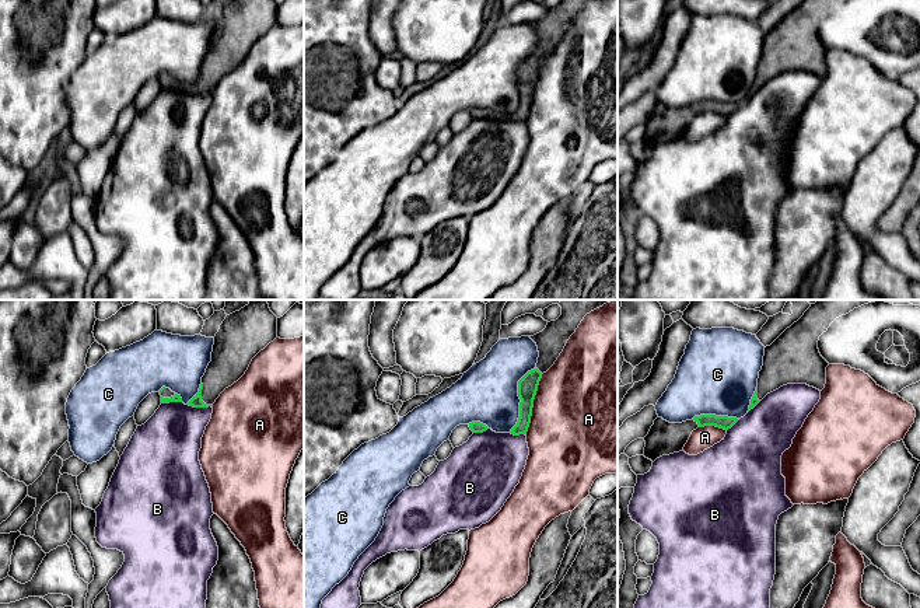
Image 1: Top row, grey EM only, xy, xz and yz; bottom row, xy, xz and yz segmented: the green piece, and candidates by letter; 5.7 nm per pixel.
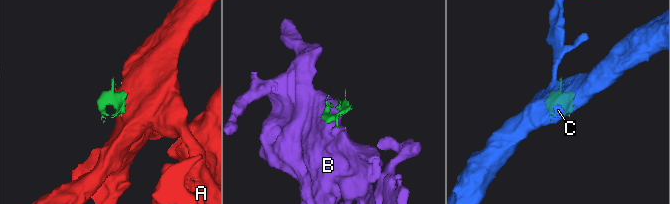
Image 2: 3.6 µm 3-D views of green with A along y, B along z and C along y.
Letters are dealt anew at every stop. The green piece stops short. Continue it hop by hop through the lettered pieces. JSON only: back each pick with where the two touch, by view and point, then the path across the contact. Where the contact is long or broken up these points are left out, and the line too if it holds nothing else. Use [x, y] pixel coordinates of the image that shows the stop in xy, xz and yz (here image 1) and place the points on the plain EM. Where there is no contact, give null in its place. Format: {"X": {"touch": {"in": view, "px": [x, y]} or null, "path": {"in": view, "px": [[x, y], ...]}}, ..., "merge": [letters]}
{"merge": []}

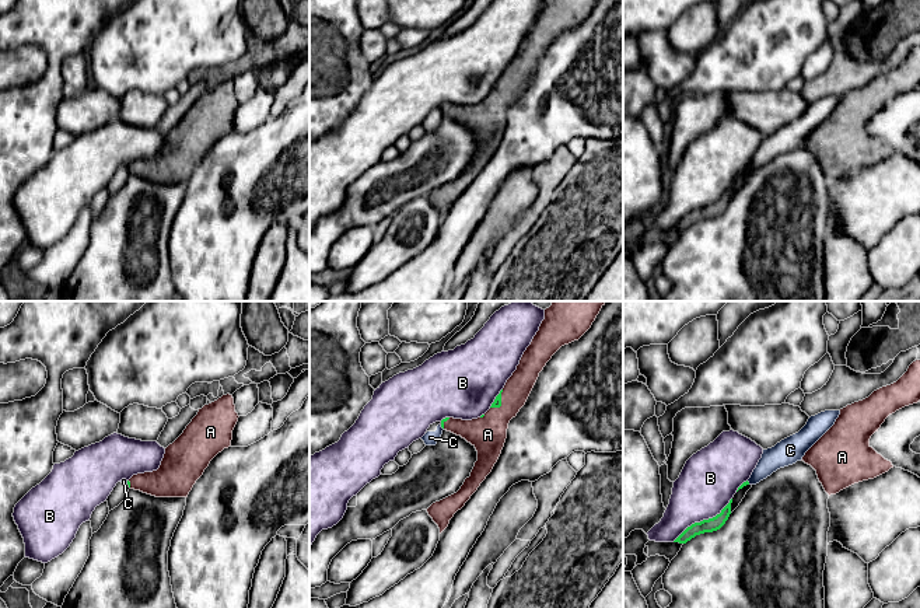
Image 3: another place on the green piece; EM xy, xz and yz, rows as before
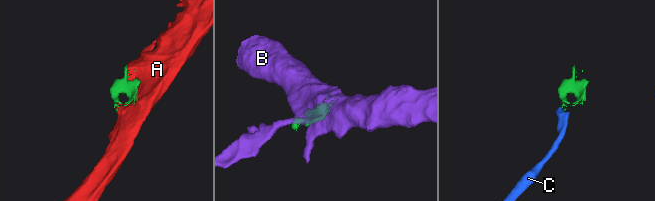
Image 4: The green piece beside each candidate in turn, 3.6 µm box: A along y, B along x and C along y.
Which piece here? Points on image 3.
{"A": {"touch": {"in": "xz", "px": [500, 88]}}, "merge": ["A"]}

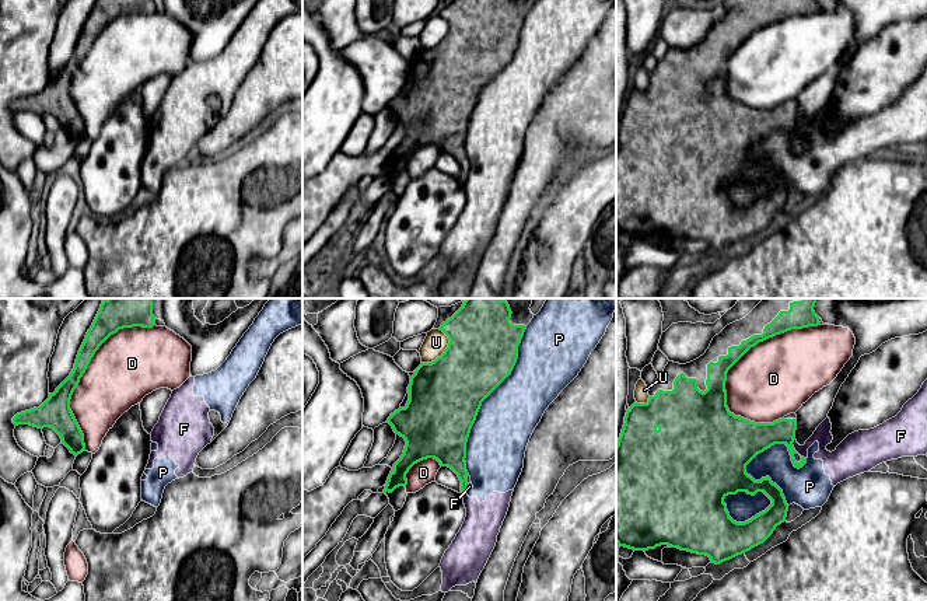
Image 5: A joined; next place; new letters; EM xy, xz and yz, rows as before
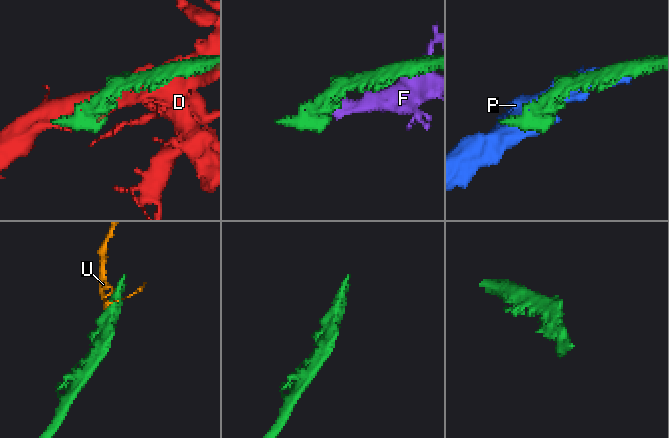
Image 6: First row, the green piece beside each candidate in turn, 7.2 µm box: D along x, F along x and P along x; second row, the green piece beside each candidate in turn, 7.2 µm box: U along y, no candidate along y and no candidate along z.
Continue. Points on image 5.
{"merge": []}

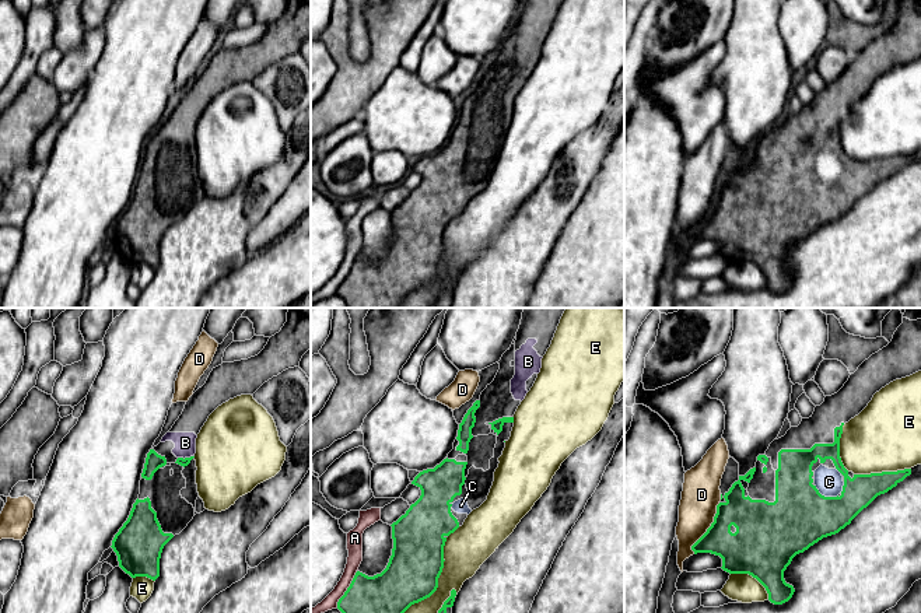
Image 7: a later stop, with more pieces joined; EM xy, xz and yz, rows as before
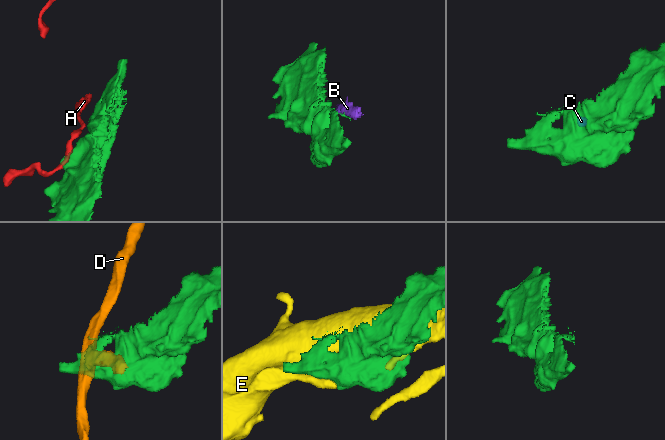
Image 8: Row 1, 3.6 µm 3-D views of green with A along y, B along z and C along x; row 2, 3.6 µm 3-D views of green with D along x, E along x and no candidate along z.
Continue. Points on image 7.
{"B": {"touch": {"in": "xy", "px": [185, 144]}}, "C": {"touch": {"in": "yz", "px": [823, 182]}}, "merge": ["B", "C"]}

